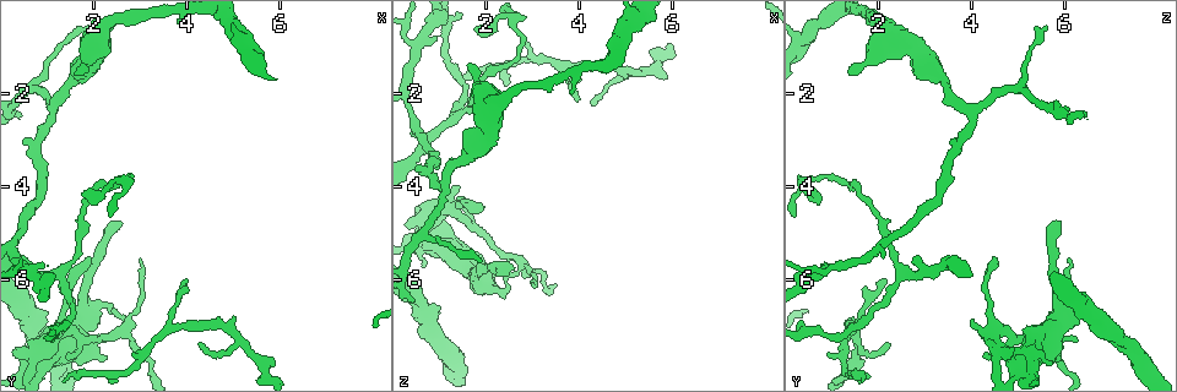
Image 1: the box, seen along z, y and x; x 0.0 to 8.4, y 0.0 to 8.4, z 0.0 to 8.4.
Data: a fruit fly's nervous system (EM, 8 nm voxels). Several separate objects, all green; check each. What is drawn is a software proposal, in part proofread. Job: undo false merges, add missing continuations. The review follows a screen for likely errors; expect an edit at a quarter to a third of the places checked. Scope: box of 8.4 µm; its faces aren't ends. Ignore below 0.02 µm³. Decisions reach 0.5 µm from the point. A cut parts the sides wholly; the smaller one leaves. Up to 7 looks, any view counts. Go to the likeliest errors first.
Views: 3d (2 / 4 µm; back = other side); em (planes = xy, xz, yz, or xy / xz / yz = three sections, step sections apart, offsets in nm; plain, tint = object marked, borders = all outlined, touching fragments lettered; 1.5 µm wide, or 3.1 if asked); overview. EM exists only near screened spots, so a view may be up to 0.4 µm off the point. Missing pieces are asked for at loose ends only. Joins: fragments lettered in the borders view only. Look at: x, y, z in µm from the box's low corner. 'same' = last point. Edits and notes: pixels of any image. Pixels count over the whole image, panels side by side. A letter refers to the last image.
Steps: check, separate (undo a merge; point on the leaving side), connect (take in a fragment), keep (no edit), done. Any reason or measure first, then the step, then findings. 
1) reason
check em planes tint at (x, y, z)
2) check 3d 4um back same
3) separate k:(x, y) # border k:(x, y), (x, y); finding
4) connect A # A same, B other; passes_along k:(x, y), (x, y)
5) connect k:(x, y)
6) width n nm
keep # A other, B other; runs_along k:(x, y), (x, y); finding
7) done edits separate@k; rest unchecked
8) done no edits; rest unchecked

abrupt turn
check em planes borders at (0.80, 7.70, 4.50)

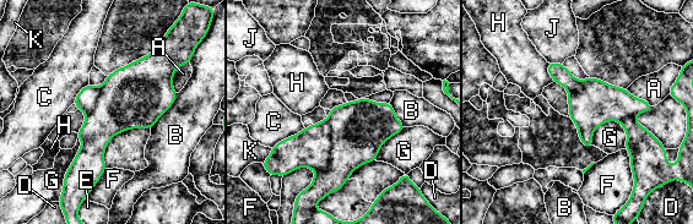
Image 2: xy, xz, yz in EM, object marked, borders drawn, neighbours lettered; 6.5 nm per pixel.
separate 2:(358, 129) # A other, B other, C other, D other, E other, F other, G other, H other, J other, K other; a second cell is stuck on

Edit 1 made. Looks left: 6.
redraw
check overview

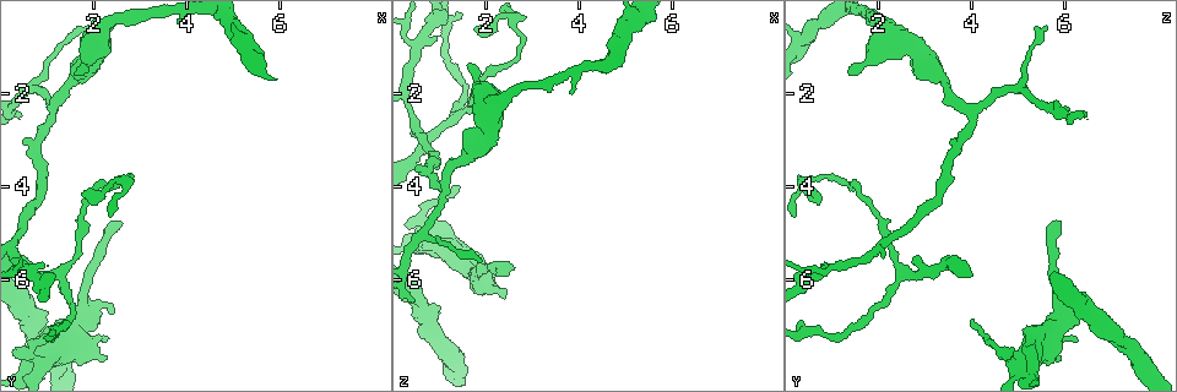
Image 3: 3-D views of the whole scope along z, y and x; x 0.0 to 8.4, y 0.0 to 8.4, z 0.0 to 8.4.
an open end
check 3d 4um at (1.70, 1.60, 1.35)

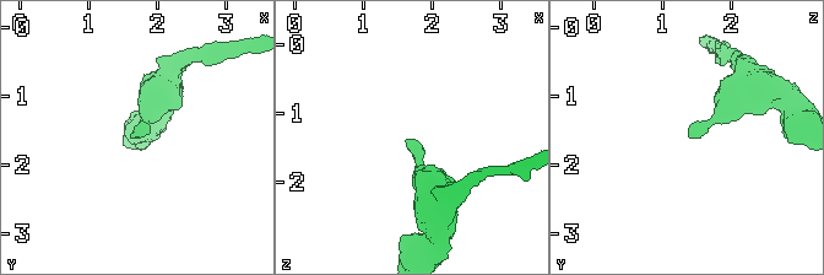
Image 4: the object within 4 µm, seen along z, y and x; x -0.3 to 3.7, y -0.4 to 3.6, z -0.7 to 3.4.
check em xy step 4 tint at (1.70, 1.55, 1.35)

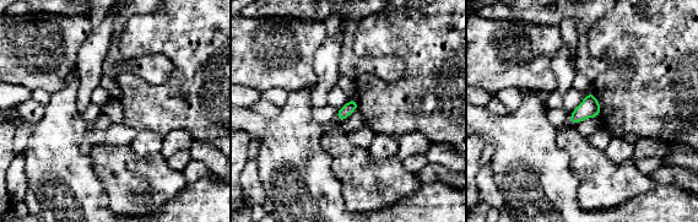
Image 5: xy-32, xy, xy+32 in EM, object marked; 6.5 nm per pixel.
another direction
check em planes borders same

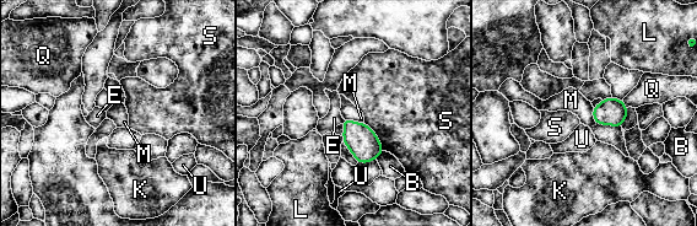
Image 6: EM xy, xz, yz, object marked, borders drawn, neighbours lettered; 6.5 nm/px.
keep # B other, E other, K other, L other, M other, Q other, S other, U other; no lettered fragment goes on from it

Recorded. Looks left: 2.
done edits separate@2; rest unchecked

